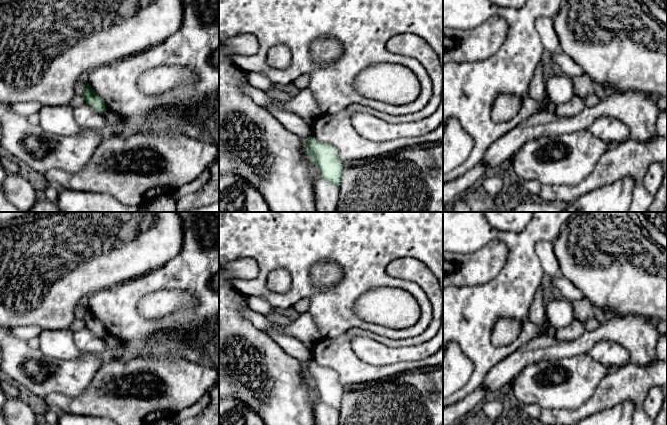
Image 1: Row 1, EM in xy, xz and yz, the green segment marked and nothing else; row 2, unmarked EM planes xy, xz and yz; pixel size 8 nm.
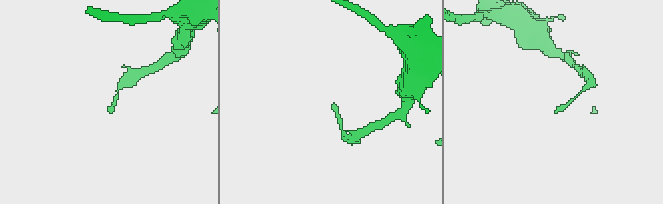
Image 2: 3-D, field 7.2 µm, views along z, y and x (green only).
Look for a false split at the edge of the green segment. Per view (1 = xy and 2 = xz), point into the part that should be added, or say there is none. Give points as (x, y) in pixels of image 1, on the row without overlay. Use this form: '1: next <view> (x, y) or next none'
1: next none
2: next none

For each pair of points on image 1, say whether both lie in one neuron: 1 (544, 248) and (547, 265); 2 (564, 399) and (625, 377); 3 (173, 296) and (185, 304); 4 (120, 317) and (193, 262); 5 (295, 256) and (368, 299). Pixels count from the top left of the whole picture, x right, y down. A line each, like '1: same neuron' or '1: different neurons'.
1: same neuron
2: different neurons
3: same neuron
4: same neuron
5: different neurons

